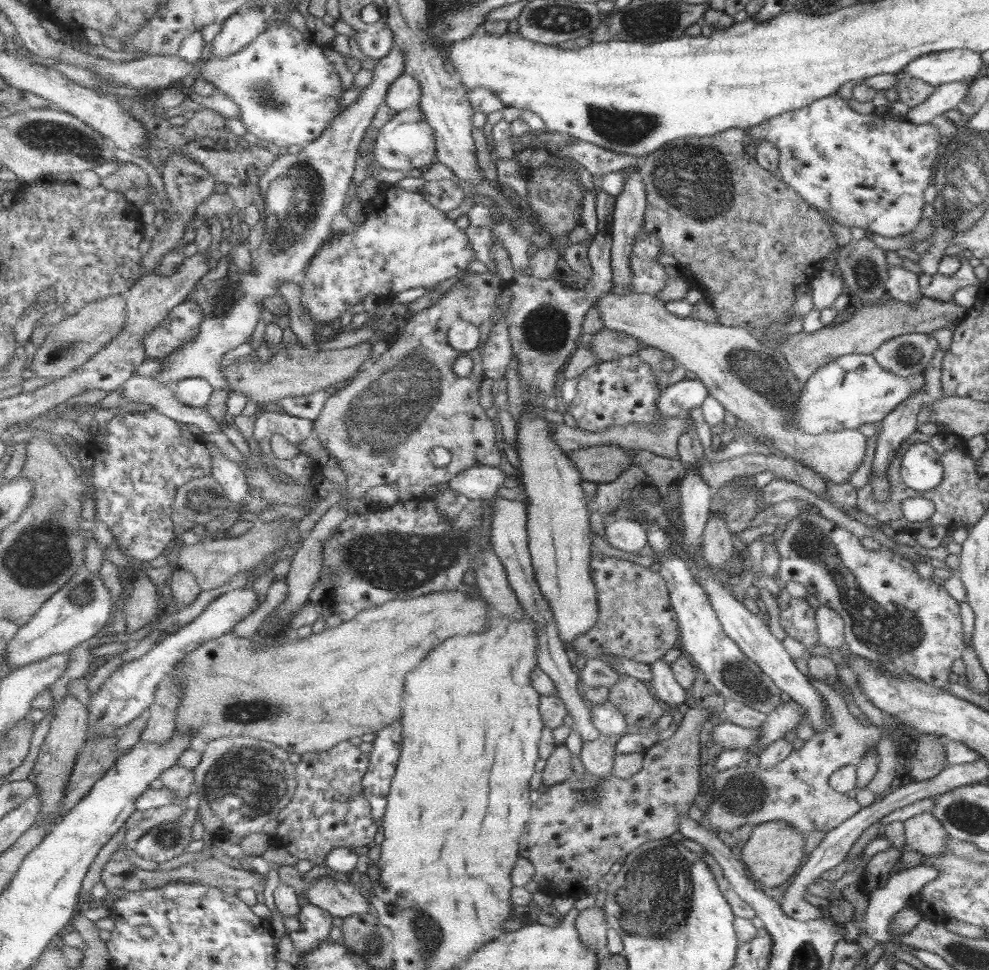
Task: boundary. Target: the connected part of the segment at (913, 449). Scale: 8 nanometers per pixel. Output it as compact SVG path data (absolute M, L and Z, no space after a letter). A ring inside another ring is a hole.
M913 443L901 454L899 476L903 485L919 493L934 489L942 479L939 456L928 444Z

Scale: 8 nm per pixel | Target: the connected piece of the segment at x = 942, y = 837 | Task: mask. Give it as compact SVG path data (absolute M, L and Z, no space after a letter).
M930 812L917 814L902 822L907 848L923 857L937 857L947 847L947 834Z

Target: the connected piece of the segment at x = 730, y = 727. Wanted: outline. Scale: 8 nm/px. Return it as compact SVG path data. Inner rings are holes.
M725 720L712 728L709 736L716 745L723 749L745 749L760 738L760 728L746 728Z

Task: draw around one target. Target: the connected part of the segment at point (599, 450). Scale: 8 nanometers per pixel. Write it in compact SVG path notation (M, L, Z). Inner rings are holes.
M597 445L567 451L567 458L577 466L585 481L613 483L621 473L634 467L633 458L627 450L618 446Z

